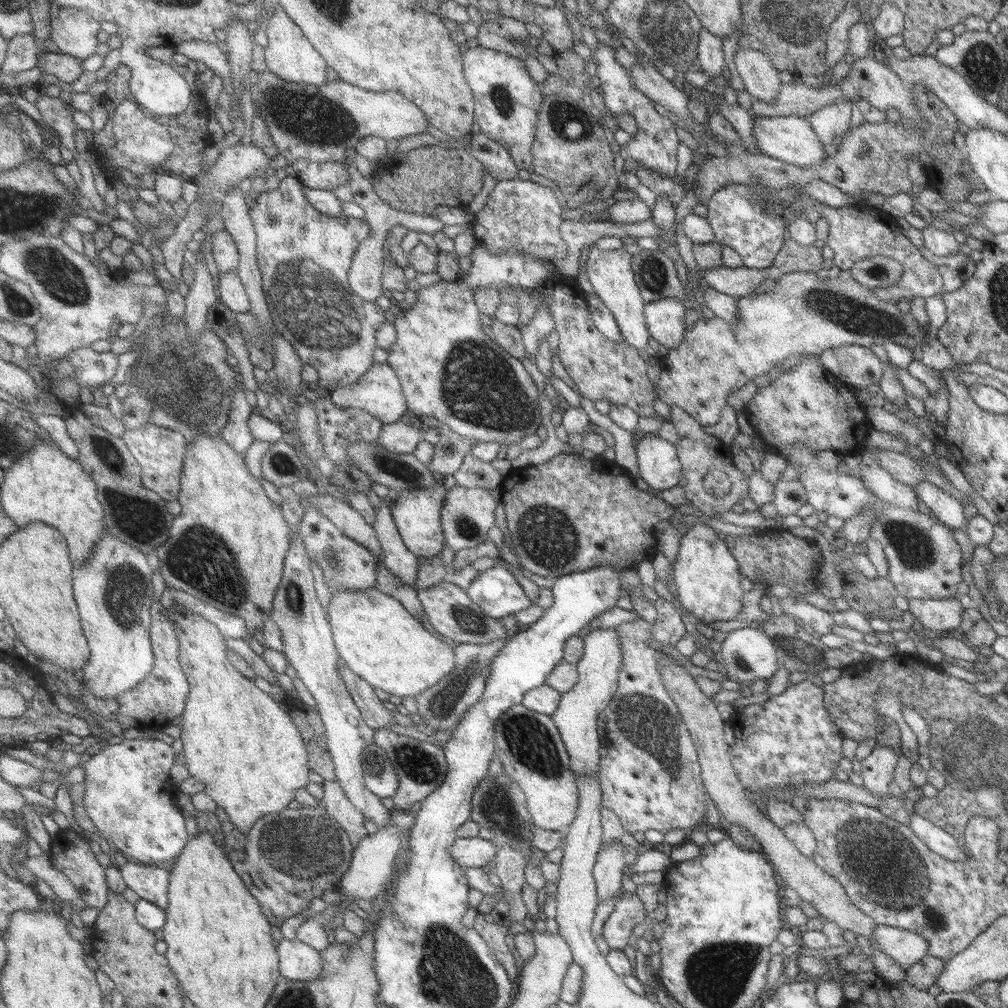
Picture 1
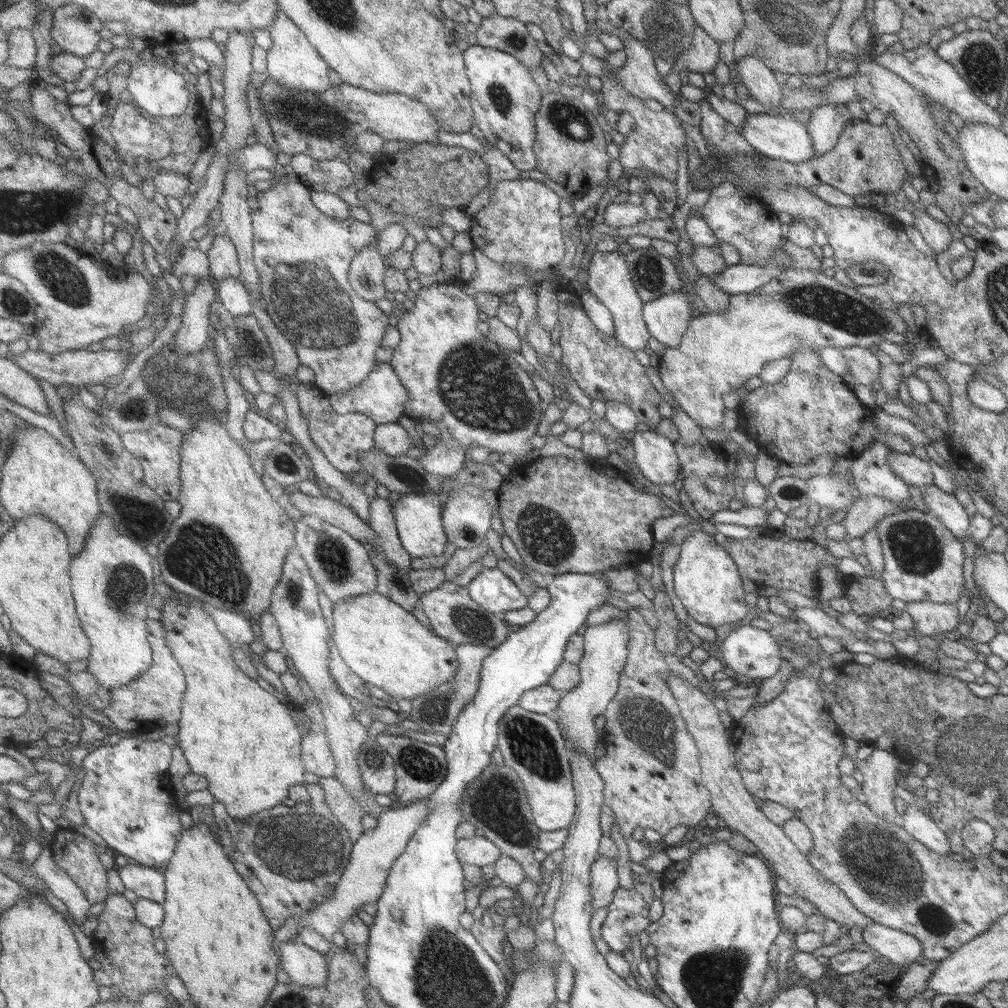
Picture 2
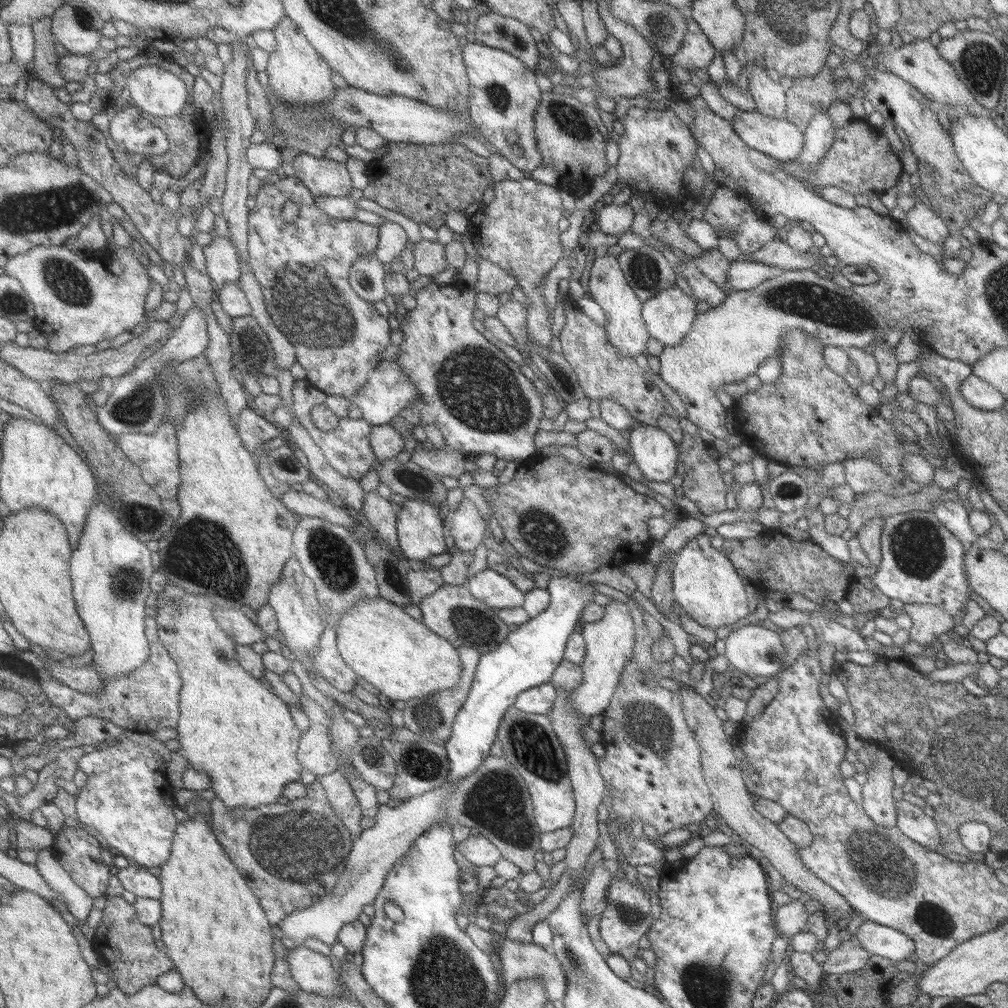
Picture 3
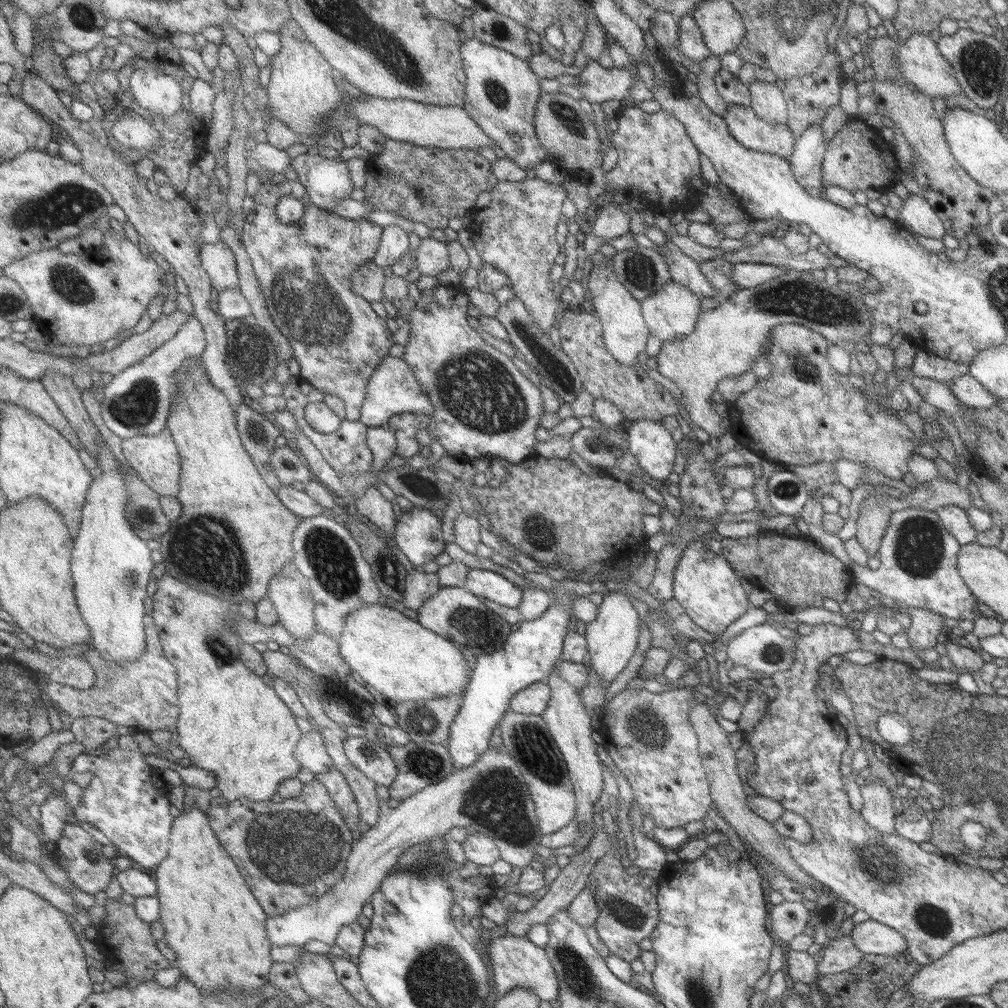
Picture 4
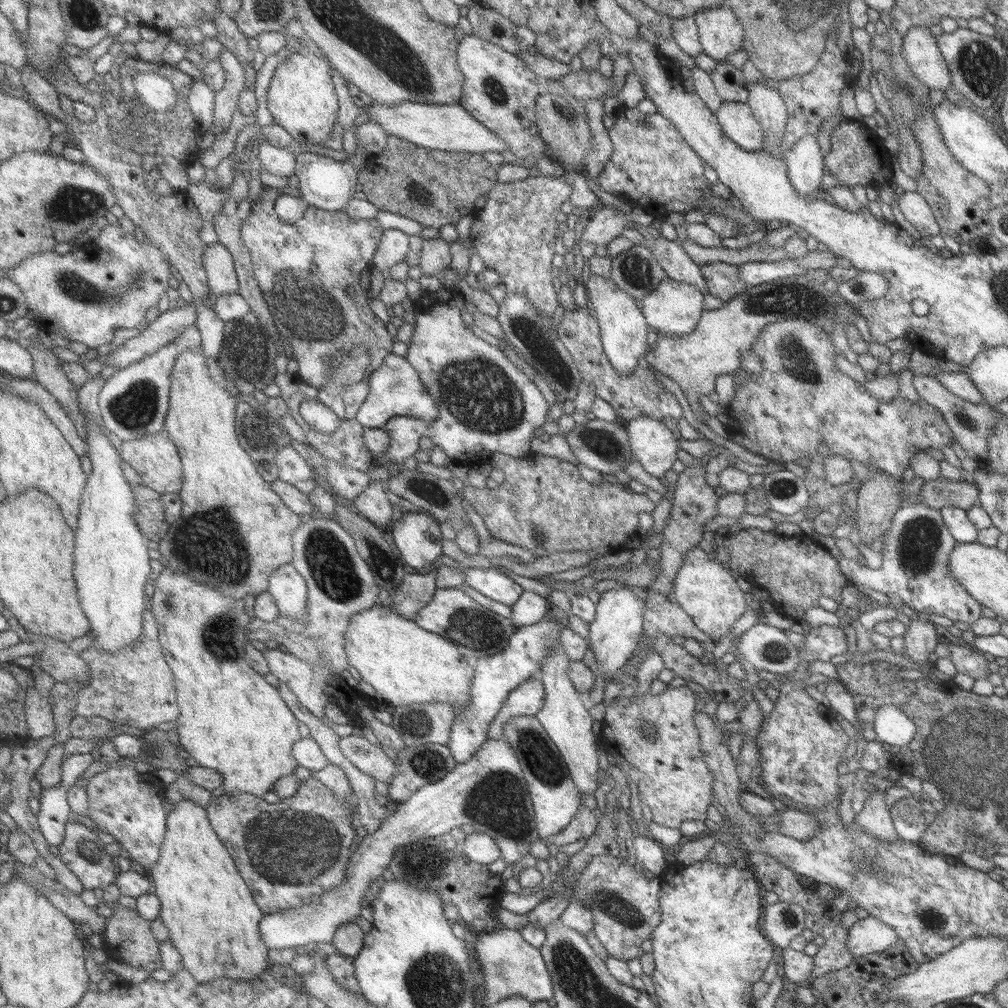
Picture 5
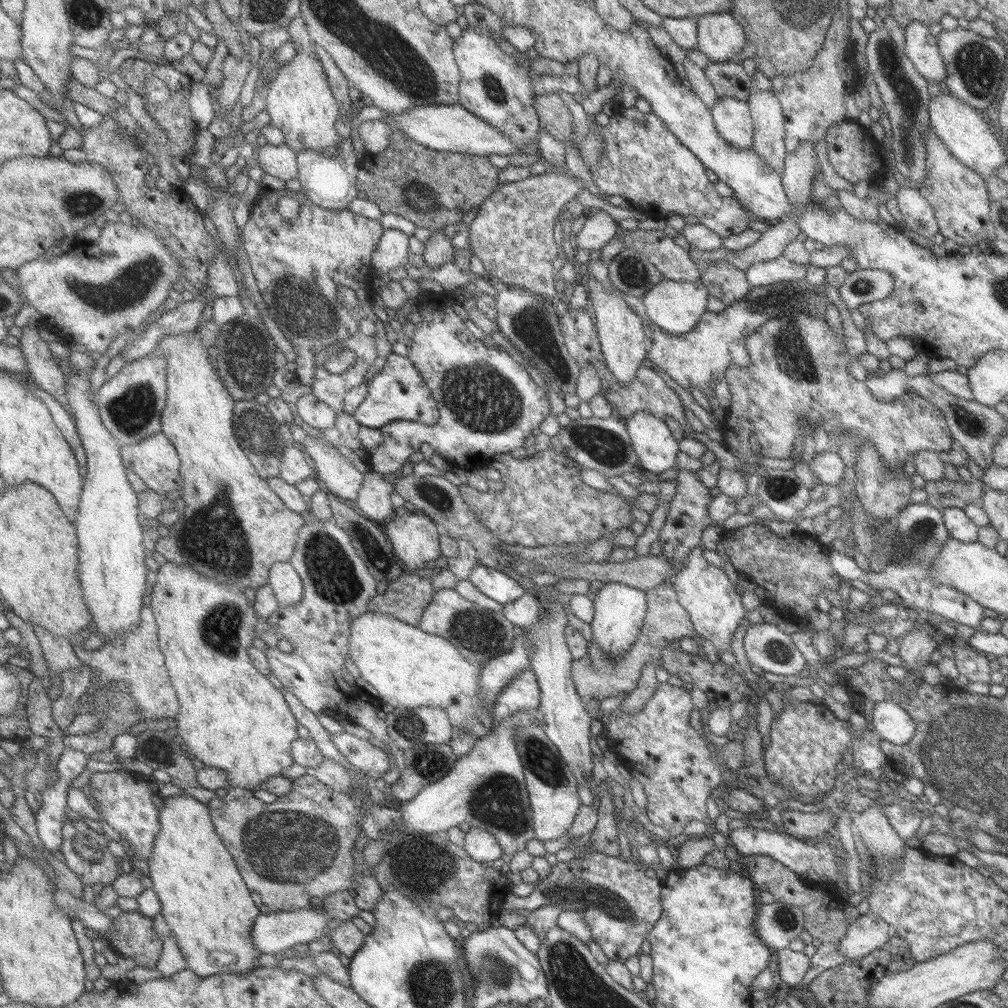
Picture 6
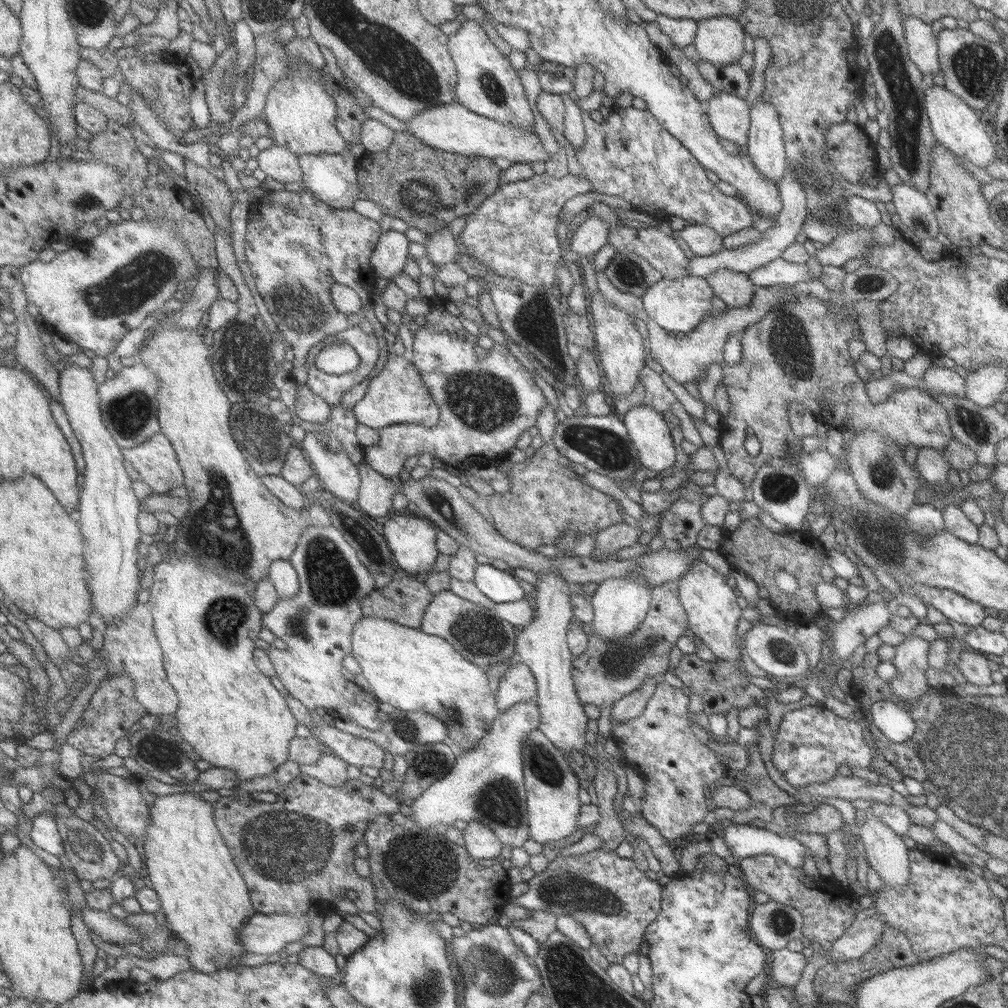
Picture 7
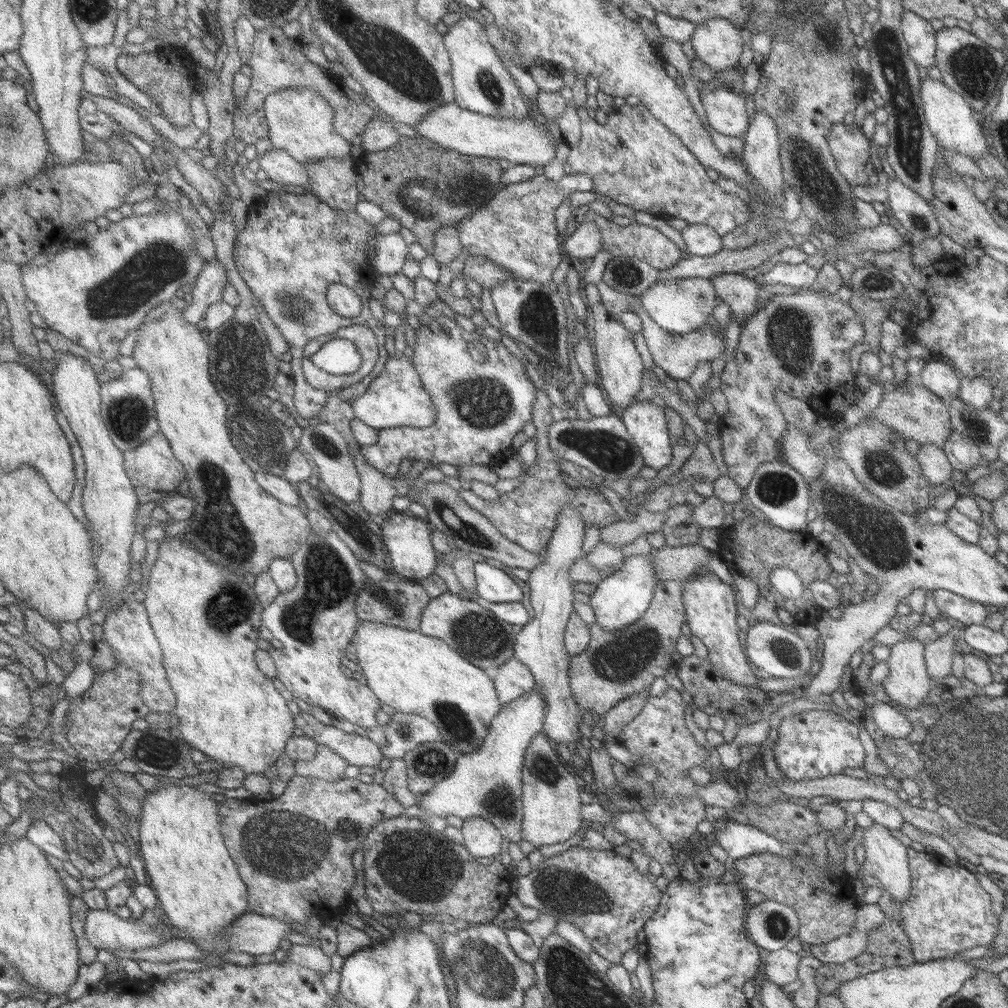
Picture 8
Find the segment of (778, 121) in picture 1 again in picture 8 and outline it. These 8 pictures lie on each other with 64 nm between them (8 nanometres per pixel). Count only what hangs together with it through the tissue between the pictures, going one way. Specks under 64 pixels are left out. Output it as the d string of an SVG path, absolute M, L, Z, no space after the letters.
M725 88L699 90L707 124L723 136L743 138L747 130L744 97Z

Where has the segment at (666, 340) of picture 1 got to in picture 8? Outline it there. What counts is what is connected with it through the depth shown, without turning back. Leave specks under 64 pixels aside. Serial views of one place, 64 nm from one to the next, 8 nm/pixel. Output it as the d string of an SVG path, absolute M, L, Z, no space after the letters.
M675 278L667 282L655 282L639 296L641 308L649 318L663 330L674 334L687 334L696 331L709 318L715 307L715 292L709 279Z

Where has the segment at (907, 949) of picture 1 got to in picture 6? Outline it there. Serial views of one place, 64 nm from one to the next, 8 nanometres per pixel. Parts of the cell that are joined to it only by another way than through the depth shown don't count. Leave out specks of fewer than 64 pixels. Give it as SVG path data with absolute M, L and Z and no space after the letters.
M867 912L848 924L846 934L839 939L838 949L847 959L861 959L879 950L892 937L896 937L895 929Z

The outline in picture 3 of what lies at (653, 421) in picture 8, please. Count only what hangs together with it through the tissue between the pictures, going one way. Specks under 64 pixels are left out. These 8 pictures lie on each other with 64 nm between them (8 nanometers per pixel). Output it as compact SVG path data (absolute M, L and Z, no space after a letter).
M635 424L626 432L633 464L646 480L667 482L677 468L676 443L656 426Z

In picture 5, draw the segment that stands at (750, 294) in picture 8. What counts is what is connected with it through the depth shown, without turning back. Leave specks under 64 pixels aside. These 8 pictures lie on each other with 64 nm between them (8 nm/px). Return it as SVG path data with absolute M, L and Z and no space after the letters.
M713 262L701 265L700 274L707 286L706 293L719 300L729 301L730 298L745 290L745 285L739 281L738 266Z

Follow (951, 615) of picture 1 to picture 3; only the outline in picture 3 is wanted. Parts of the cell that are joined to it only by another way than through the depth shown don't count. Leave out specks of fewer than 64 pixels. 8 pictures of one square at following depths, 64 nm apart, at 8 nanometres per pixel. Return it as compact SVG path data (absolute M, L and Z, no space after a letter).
M906 604L904 613L910 618L908 640L927 646L930 642L944 638L954 627L953 617L939 607L926 604Z

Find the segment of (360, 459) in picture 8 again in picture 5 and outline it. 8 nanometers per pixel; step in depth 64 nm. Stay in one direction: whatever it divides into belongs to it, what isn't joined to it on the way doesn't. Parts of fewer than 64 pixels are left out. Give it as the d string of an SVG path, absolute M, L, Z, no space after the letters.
M374 480L353 503L357 513L388 532L397 513L395 505L389 502L385 489L389 490L387 481Z

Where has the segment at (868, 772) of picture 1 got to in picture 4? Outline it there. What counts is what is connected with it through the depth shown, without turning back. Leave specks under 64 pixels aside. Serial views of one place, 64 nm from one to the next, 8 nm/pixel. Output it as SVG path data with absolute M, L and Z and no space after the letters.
M871 781L860 787L862 806L859 810L861 820L875 828L879 834L894 833L892 797L883 781Z

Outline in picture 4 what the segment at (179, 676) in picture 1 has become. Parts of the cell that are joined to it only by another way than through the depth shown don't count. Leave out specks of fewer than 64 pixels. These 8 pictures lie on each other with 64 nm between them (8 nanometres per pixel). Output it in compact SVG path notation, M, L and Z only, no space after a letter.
M147 615L147 650L141 658L124 664L107 664L101 657L91 658L97 668L97 683L91 690L77 690L50 681L44 692L50 705L65 712L69 720L95 716L105 718L118 726L127 726L139 733L163 731L178 724L179 686L177 667L167 658L154 618Z

